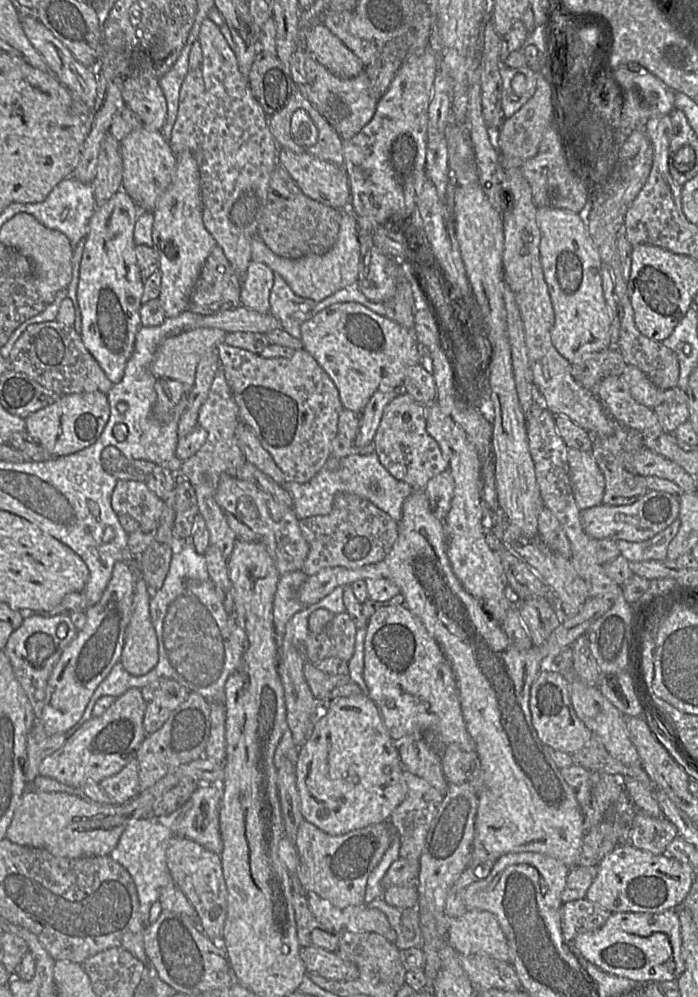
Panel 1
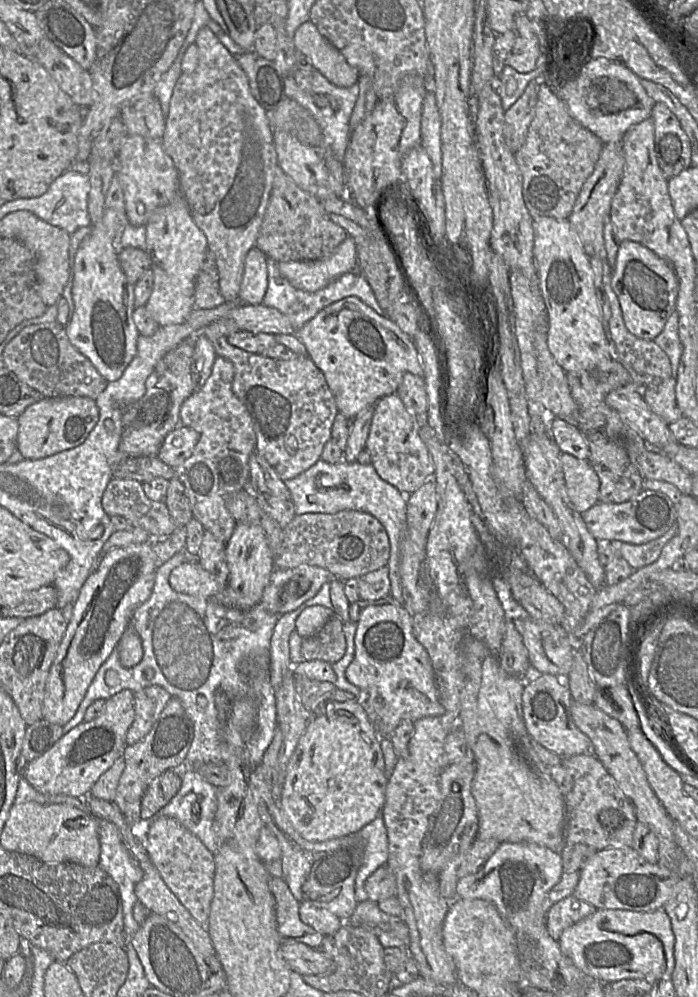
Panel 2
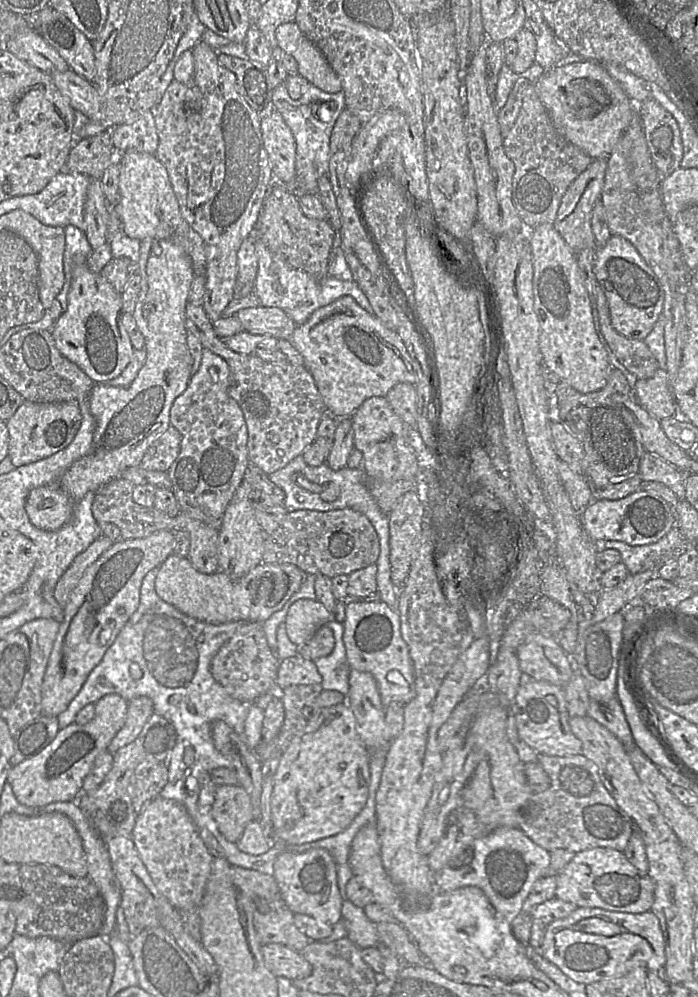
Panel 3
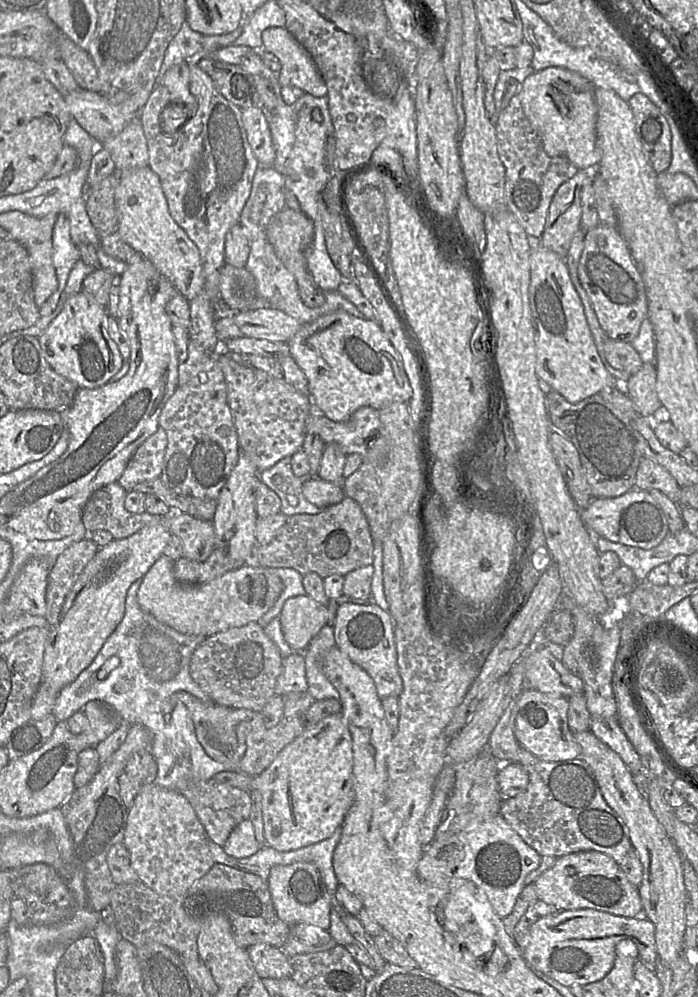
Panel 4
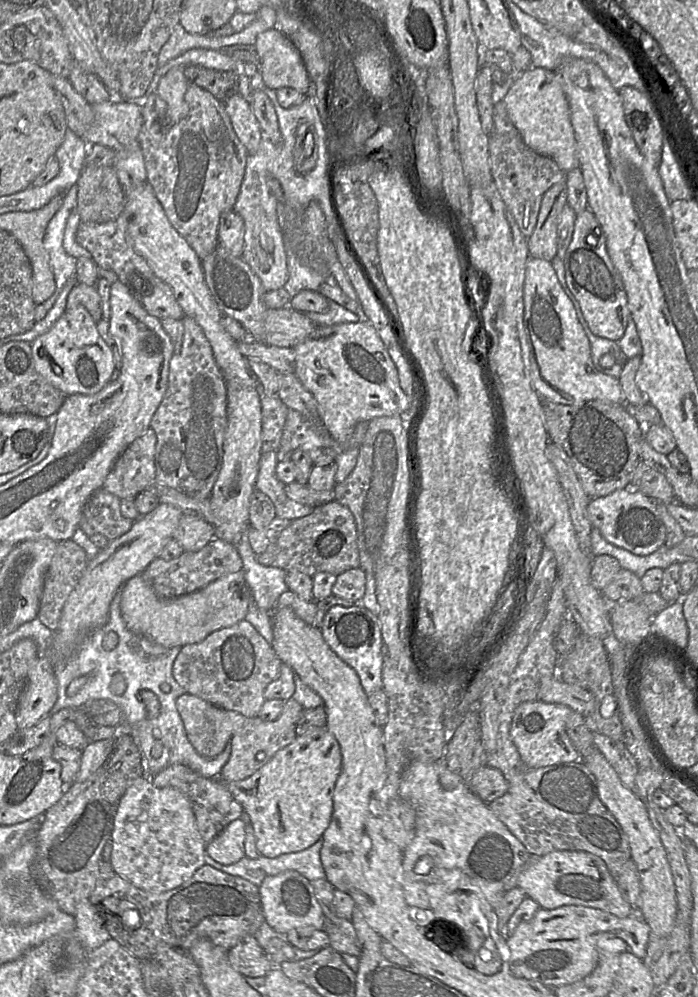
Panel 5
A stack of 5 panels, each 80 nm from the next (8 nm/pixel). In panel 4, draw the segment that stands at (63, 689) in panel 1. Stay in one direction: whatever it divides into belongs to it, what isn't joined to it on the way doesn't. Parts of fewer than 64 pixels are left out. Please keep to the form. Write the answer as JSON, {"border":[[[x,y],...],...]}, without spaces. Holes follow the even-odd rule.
{"border":[[[154,525],[98,550],[67,595],[57,624],[50,626],[42,667],[42,681],[47,686],[59,693],[92,663],[125,614],[130,586],[163,556],[171,536],[165,526]]]}

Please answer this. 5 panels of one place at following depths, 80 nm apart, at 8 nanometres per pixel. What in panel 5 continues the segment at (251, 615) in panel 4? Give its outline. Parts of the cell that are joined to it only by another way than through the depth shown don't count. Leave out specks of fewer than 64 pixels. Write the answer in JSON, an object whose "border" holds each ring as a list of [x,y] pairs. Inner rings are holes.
{"border":[[[242,569],[196,592],[173,599],[158,597],[141,575],[128,580],[120,589],[121,615],[127,628],[167,649],[197,644],[213,632],[245,620],[251,601],[256,604]]]}

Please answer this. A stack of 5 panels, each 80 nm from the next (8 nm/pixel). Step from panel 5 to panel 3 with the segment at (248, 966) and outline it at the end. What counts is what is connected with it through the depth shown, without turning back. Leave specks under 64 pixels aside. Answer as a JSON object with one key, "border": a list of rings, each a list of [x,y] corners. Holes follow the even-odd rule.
{"border":[[[265,944],[261,947],[265,966],[277,978],[298,980],[308,977],[312,972],[311,964],[300,952],[281,944]]]}

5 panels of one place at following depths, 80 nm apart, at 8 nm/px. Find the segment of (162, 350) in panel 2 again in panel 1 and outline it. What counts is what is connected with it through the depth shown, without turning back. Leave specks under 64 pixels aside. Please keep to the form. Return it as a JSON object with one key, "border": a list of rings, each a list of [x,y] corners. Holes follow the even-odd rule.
{"border":[[[185,310],[176,317],[165,319],[159,326],[140,327],[136,334],[134,351],[126,364],[123,378],[120,382],[113,384],[106,394],[110,407],[110,416],[107,424],[113,425],[114,428],[117,423],[123,423],[127,427],[127,435],[120,441],[120,444],[117,444],[115,436],[110,438],[110,442],[105,444],[99,452],[94,452],[94,456],[98,455],[100,458],[101,464],[102,451],[108,446],[114,446],[128,459],[147,460],[179,473],[183,461],[176,456],[176,448],[179,441],[178,425],[182,414],[187,408],[187,395],[171,411],[171,419],[169,421],[159,421],[154,411],[157,399],[154,384],[157,378],[152,372],[152,362],[156,349],[165,339],[197,328],[198,321],[202,318],[203,316],[200,314]]]}

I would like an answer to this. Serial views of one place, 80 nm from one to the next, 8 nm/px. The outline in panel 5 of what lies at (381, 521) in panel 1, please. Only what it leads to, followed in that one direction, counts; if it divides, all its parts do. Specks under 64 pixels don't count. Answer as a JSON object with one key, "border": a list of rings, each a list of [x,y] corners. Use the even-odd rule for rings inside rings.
{"border":[[[336,501],[315,507],[310,515],[292,520],[274,543],[270,544],[263,553],[256,555],[256,560],[266,567],[297,571],[311,577],[320,572],[339,575],[350,569],[358,568],[360,561],[353,514],[346,506]]]}

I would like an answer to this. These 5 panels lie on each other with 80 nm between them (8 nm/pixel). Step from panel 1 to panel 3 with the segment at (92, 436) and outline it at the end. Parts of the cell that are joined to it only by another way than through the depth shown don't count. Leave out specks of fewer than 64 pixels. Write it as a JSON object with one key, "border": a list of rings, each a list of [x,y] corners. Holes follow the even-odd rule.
{"border":[[[25,401],[6,421],[10,458],[15,468],[49,457],[66,448],[74,439],[82,420],[81,405],[69,402]]]}

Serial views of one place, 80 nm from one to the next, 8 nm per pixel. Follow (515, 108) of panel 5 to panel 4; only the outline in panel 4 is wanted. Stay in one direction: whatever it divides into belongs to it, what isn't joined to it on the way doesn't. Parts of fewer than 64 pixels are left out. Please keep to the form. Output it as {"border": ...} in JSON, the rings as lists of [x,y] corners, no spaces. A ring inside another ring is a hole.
{"border":[[[549,67],[528,76],[517,95],[547,155],[565,157],[578,170],[597,166],[601,159],[600,150],[596,146],[598,108],[594,85],[588,79],[575,71]]]}

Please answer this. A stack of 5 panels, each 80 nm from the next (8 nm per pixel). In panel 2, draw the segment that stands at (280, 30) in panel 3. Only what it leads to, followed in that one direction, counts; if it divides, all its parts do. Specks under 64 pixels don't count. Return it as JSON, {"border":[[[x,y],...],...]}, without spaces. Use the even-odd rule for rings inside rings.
{"border":[[[307,21],[300,25],[292,39],[296,50],[304,54],[332,84],[349,87],[358,81],[359,72],[312,22]]]}

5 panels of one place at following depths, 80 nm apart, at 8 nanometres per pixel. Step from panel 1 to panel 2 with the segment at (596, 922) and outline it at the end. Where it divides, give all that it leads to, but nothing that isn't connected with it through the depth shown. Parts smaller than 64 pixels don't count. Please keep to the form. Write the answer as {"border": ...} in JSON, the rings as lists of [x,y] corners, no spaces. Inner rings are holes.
{"border":[[[571,895],[554,903],[548,909],[546,925],[549,934],[558,940],[563,931],[592,915],[596,907]]]}

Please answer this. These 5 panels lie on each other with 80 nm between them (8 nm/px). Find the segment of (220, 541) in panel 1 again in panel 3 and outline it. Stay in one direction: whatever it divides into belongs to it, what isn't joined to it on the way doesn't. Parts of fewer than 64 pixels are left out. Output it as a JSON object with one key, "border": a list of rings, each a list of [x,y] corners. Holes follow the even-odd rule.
{"border":[[[204,348],[198,371],[170,409],[170,425],[181,434],[180,452],[167,470],[173,492],[182,511],[217,531],[249,463],[247,425],[242,409],[229,395],[229,375],[228,363]]]}

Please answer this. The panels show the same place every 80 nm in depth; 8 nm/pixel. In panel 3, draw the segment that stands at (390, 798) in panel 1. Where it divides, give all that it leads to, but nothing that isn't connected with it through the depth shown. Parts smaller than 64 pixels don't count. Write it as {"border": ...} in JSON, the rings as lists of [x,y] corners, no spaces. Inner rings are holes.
{"border":[[[347,704],[323,710],[282,754],[273,775],[271,819],[274,836],[288,846],[302,845],[344,831],[364,808],[370,786],[370,755]]]}

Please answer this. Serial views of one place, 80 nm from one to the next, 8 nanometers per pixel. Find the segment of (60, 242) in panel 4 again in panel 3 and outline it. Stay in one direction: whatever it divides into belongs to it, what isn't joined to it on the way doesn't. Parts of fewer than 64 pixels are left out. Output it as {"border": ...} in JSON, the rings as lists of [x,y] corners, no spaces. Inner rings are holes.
{"border":[[[68,225],[64,228],[65,234],[65,249],[63,252],[63,272],[64,272],[64,284],[61,289],[65,287],[66,284],[71,282],[71,273],[74,265],[82,264],[86,261],[87,256],[92,252],[92,248],[87,240],[85,232],[73,225]]]}

